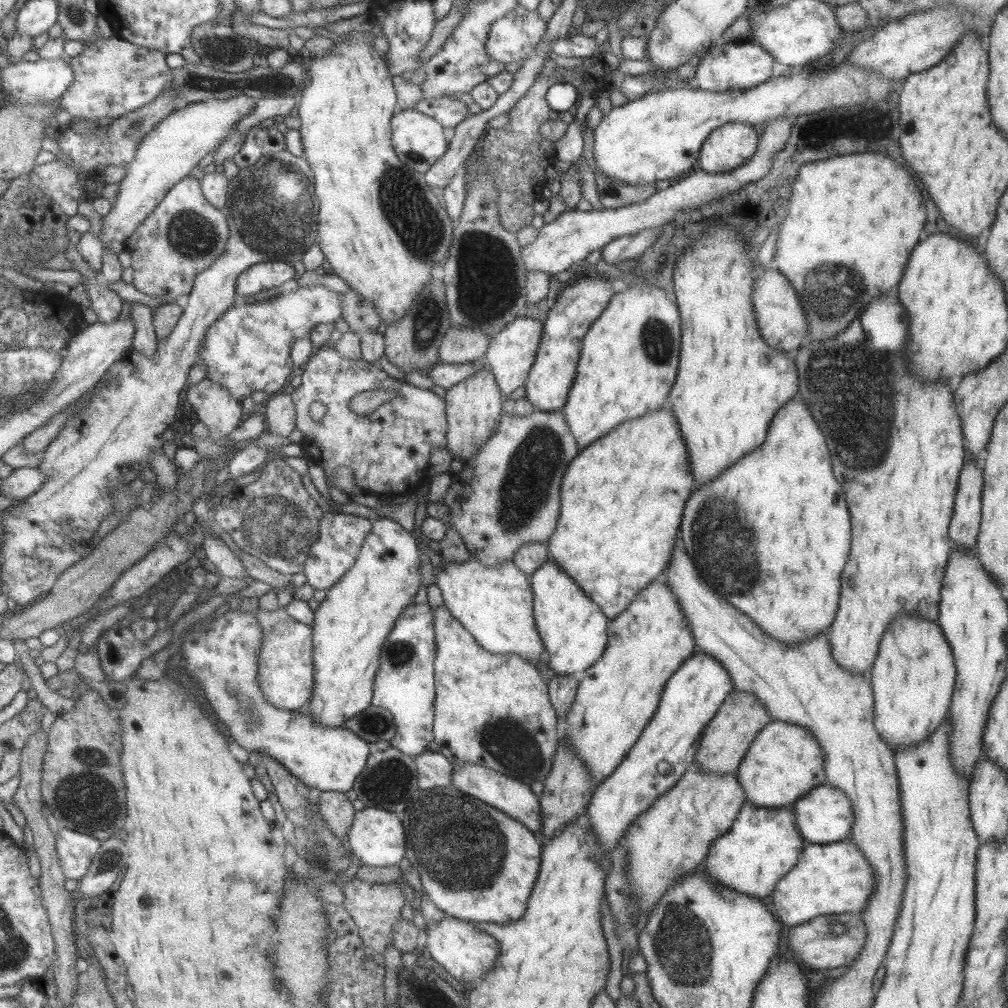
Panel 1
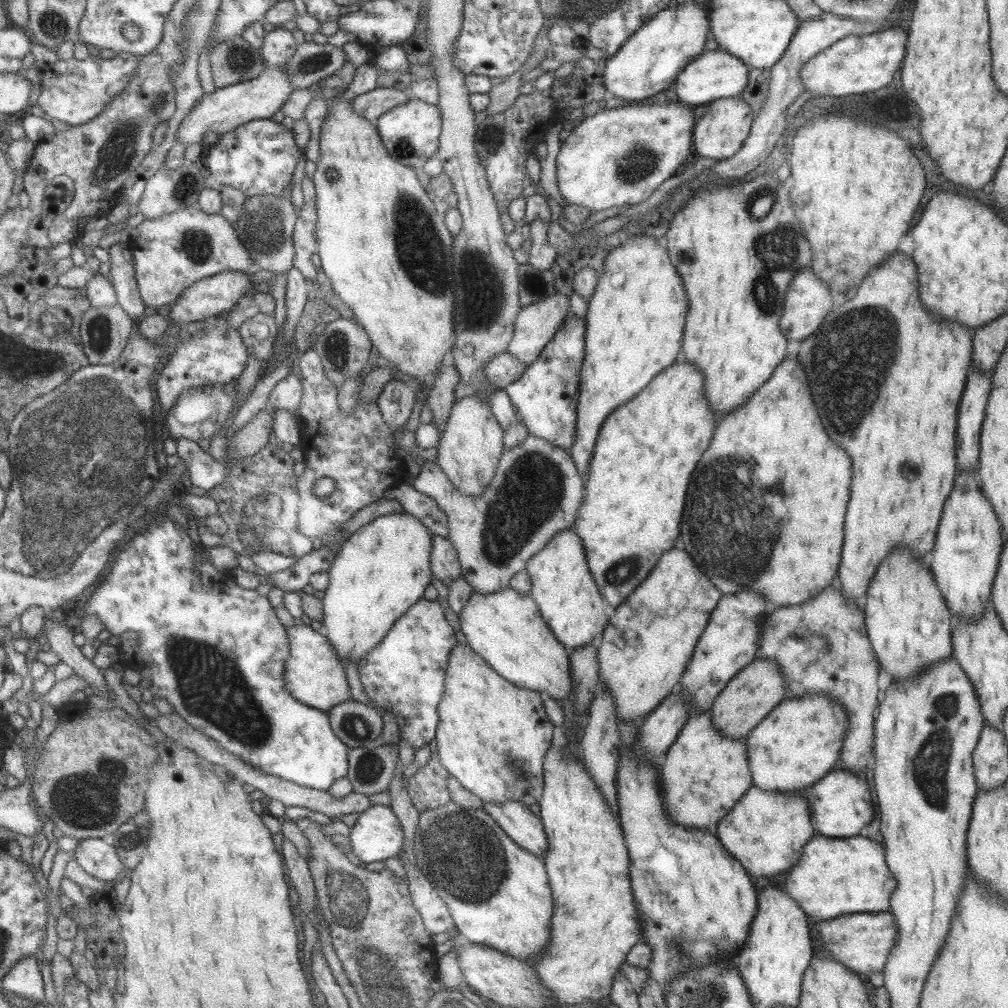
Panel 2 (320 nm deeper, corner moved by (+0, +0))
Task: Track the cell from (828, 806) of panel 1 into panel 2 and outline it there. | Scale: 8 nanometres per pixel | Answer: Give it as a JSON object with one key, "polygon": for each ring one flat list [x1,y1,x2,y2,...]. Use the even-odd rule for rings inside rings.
{"polygon":[[835,769,827,772,821,780,809,786,811,792,805,794,809,804,811,824,817,835,831,838,857,836,859,829,869,827,875,817,873,813,873,795,865,783,865,778,847,769]]}

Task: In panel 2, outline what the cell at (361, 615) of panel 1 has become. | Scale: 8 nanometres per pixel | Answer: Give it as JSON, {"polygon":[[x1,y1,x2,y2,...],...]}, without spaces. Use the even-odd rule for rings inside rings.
{"polygon":[[406,511,393,514,384,514,383,516,374,518,366,525,361,525,353,534,347,537,340,546,339,552,335,554,331,568,327,570,328,586,324,591,325,596,321,600,322,604,322,631,332,644,334,653,340,658,354,659,356,663,368,651,371,650,382,638,391,630,391,626,395,624,395,620,405,614,406,610,415,602,423,597,423,592,428,584,431,583,430,572,430,551,432,545,432,533,421,523,421,520]]}

